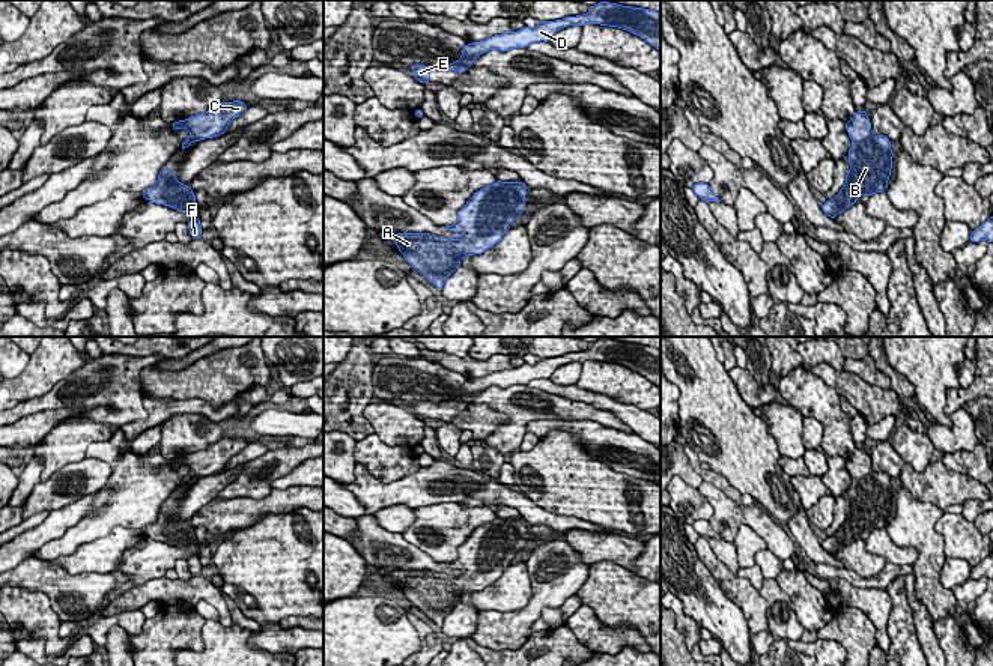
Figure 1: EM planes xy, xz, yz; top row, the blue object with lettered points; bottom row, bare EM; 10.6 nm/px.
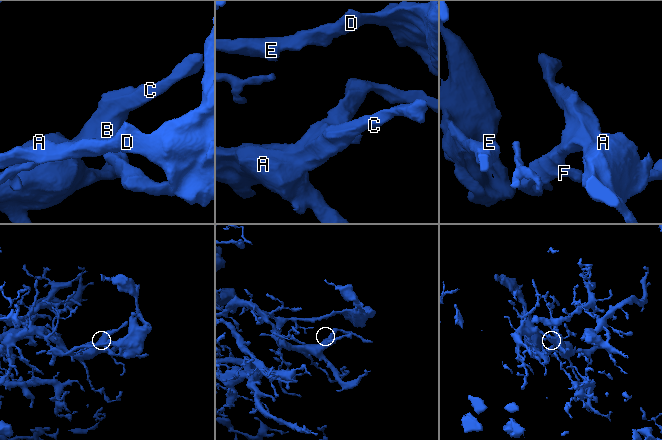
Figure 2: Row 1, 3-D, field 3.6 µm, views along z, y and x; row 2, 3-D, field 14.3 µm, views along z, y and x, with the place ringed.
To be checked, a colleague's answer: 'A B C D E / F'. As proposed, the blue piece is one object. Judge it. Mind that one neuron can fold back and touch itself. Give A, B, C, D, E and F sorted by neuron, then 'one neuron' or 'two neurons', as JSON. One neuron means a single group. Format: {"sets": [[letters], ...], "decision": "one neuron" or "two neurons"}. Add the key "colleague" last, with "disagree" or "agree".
{"sets": [["A", "B", "C", "D", "E", "F"]], "decision": "one neuron", "colleague": "disagree"}

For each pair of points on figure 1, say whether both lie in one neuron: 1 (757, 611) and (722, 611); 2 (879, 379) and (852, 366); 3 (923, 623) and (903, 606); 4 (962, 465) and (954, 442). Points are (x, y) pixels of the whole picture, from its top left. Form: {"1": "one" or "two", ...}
{"1": "two", "2": "one", "3": "two", "4": "two"}

